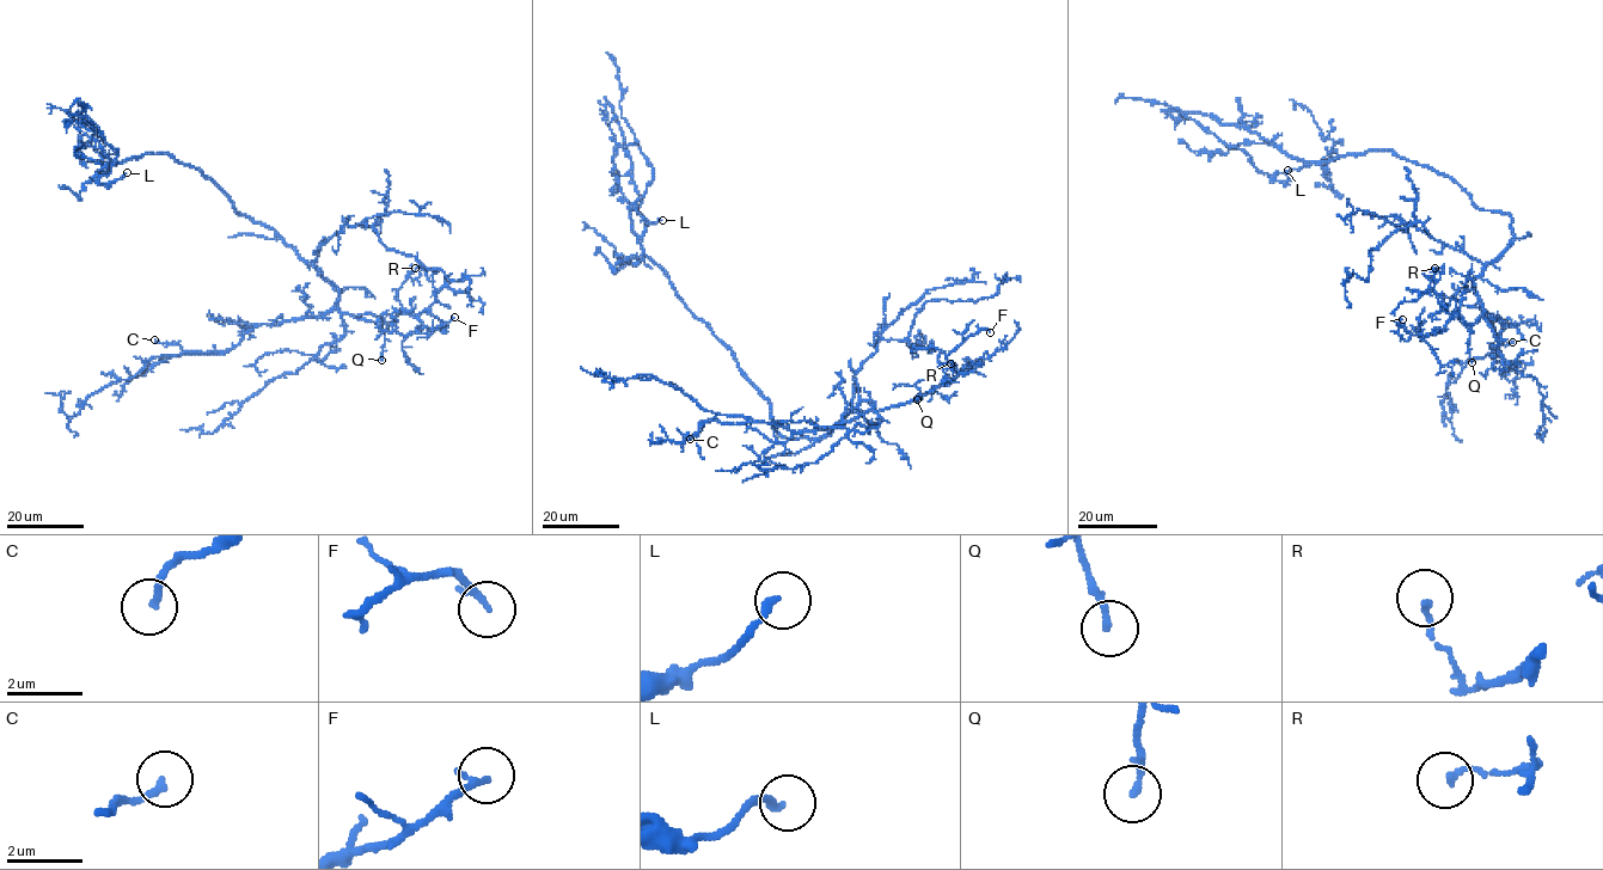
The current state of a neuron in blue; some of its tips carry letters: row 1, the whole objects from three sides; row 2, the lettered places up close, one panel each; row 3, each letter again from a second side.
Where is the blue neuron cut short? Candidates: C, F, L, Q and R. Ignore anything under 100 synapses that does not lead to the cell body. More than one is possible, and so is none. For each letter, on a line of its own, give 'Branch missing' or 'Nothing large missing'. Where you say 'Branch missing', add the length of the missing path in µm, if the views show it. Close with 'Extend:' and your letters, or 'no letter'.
C: Nothing large missing
F: Nothing large missing
L: Nothing large missing
Q: Nothing large missing
R: Nothing large missing
Extend: no letter

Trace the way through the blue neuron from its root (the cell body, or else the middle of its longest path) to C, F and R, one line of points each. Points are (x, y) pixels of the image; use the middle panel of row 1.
C: (789, 439), (820, 439), (862, 400), (874, 404), (848, 421), (808, 432), (768, 423), (709, 421), (690, 439)
F: (789, 439), (820, 439), (862, 400), (882, 410), (944, 386), (958, 374), (947, 355), (967, 337), (990, 332)
R: (789, 439), (820, 439), (862, 400), (872, 400), (874, 410), (912, 402), (972, 365), (955, 372), (950, 363)

